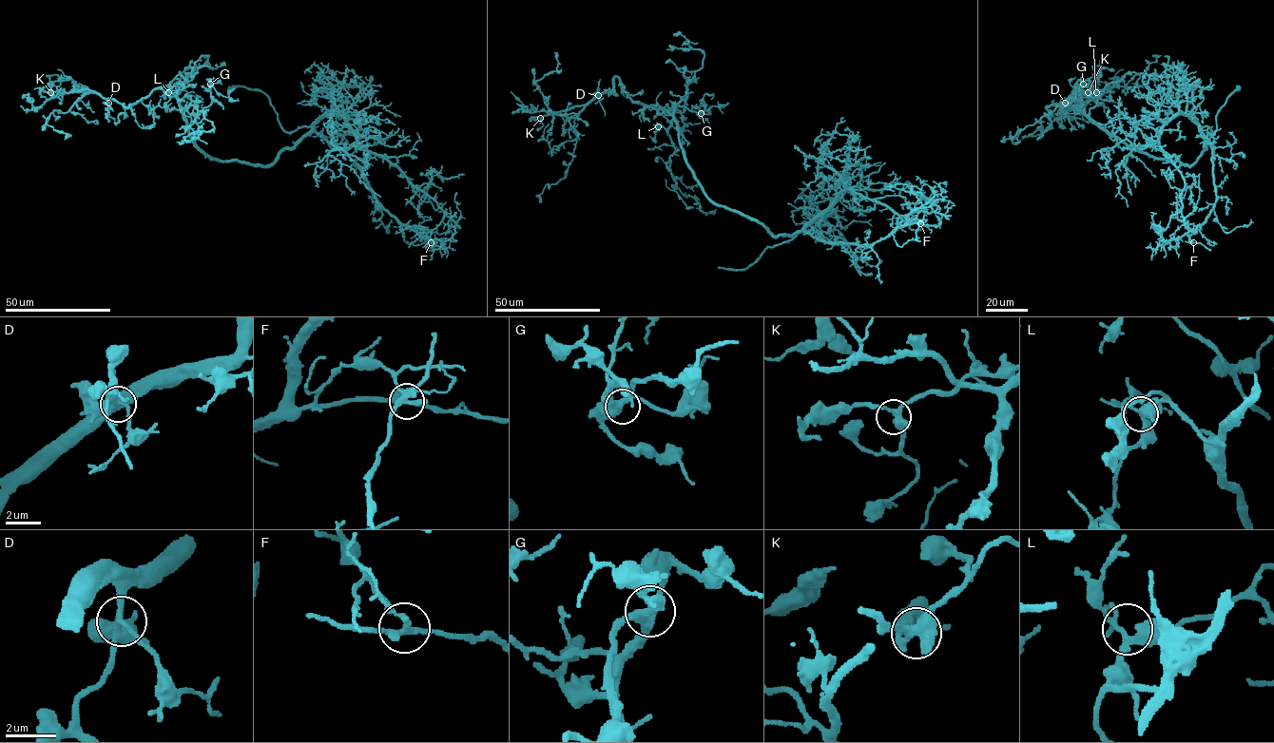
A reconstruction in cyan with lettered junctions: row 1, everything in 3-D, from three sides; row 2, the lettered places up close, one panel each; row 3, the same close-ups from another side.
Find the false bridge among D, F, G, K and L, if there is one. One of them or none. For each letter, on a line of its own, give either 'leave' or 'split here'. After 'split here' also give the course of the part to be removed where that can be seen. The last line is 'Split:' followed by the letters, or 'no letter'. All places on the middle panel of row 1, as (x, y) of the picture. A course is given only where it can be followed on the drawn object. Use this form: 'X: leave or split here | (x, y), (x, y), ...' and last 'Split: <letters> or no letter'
D: leave
F: split here | (920, 223), (916, 233), (916, 239), (920, 241)
G: leave
K: leave
L: leave
Split: F

